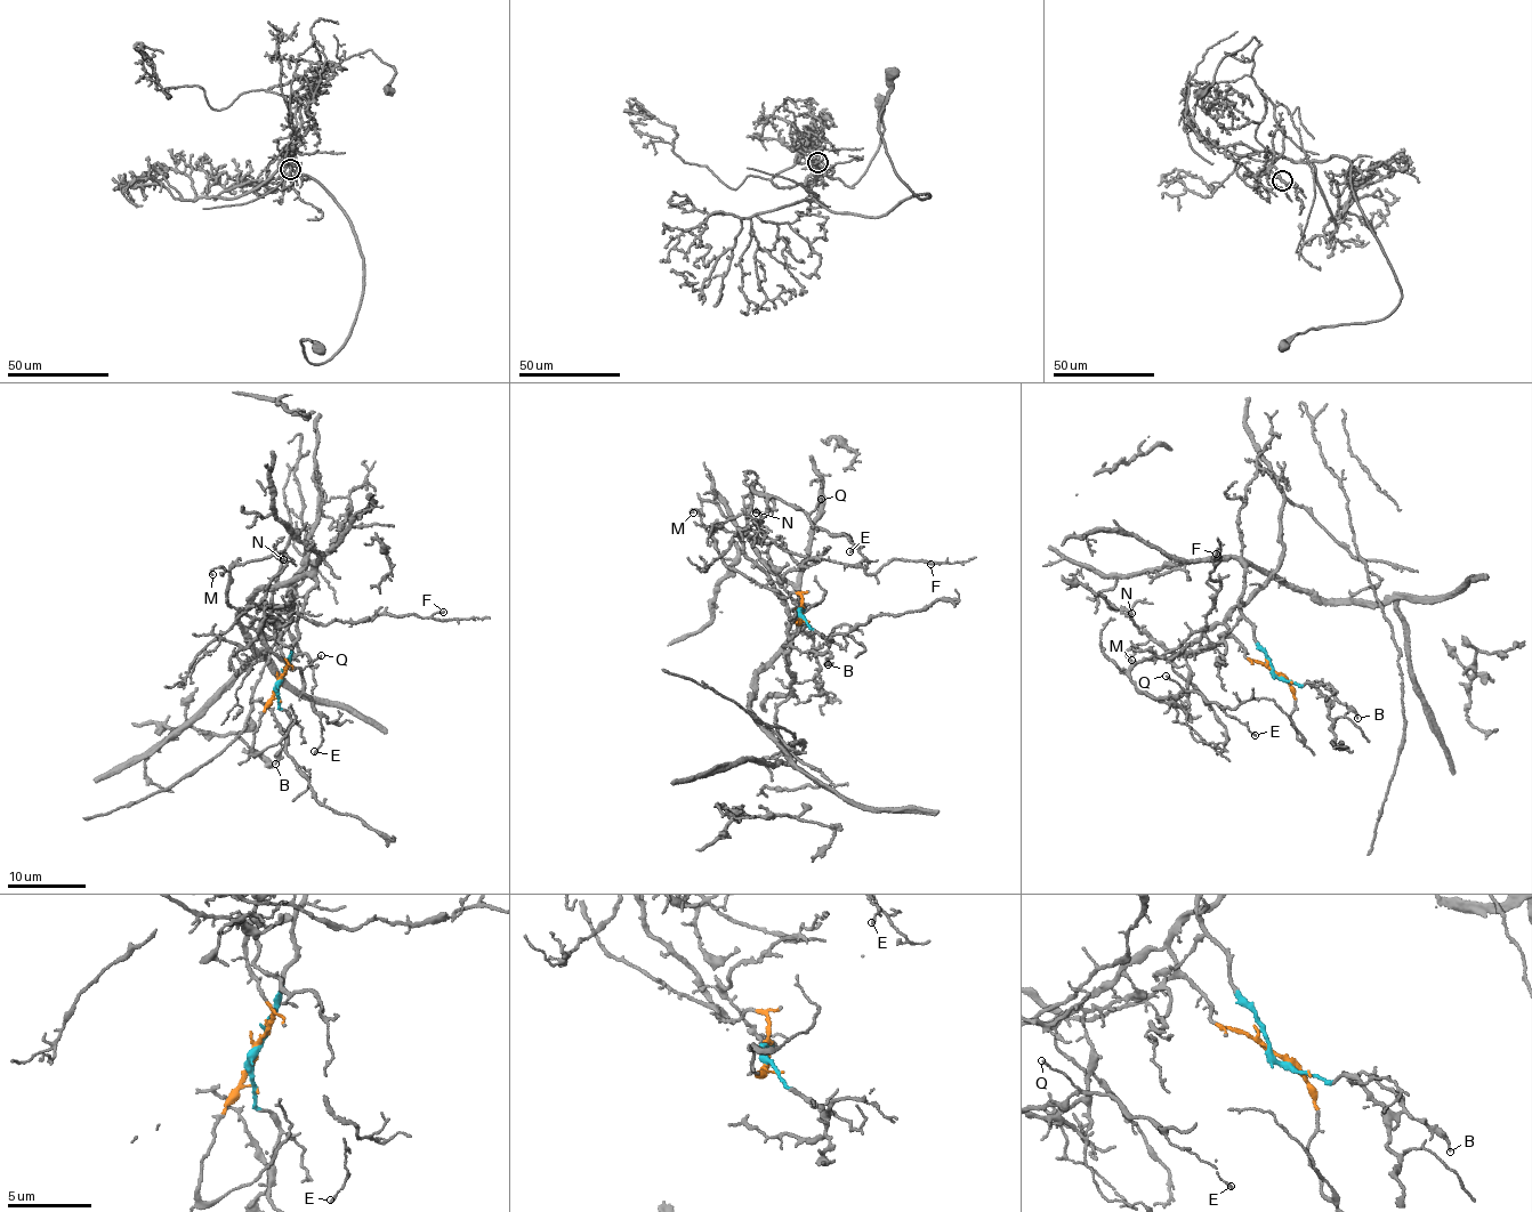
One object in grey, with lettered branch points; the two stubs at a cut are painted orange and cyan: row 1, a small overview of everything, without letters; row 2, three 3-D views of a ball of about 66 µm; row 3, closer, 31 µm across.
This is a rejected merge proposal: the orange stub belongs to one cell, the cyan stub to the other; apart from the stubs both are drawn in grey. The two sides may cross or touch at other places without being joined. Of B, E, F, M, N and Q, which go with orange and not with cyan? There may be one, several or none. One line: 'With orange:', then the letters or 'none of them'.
With orange: E, F, M, N, Q

